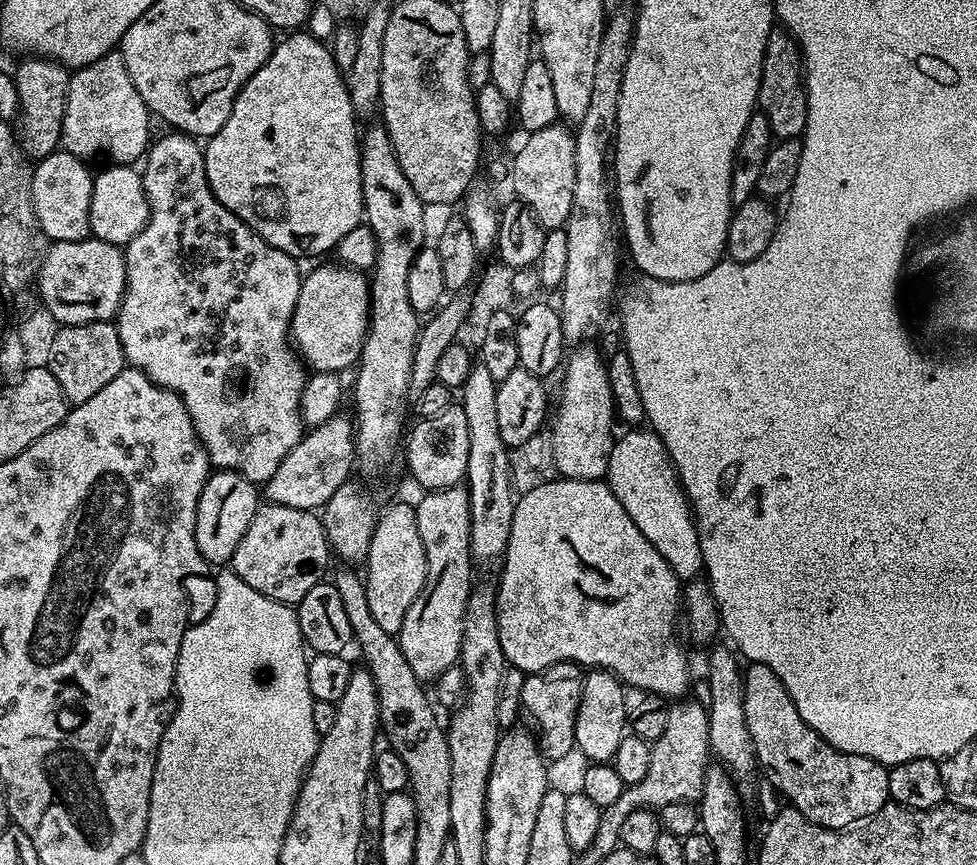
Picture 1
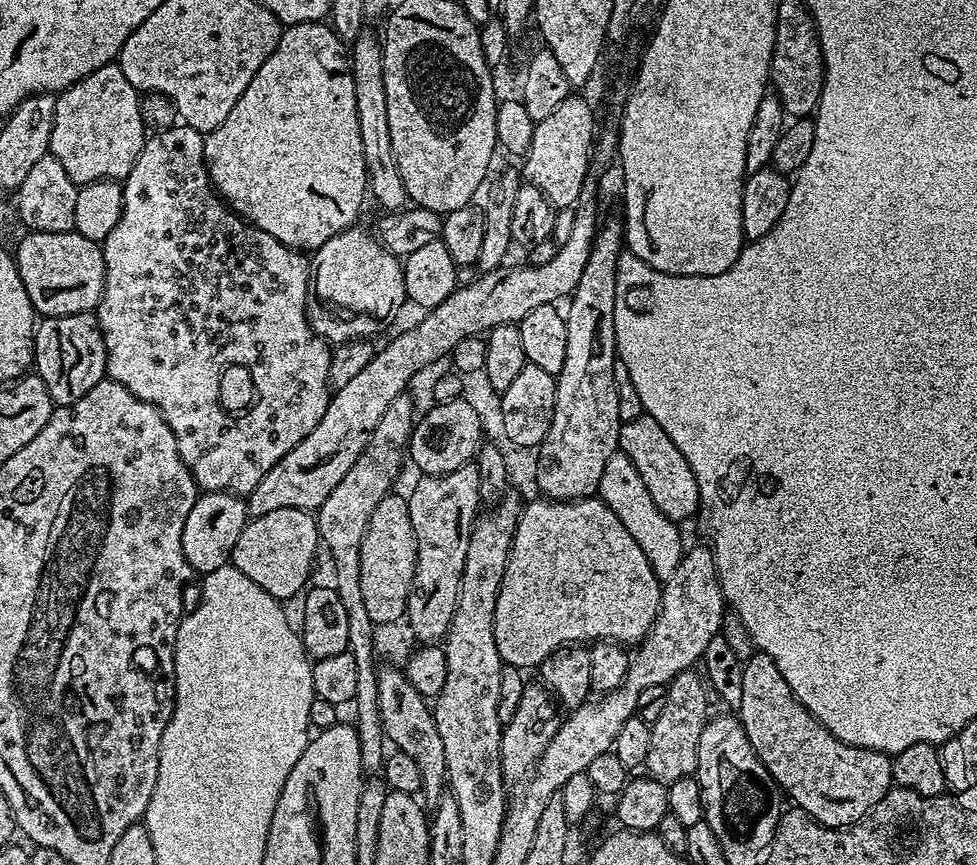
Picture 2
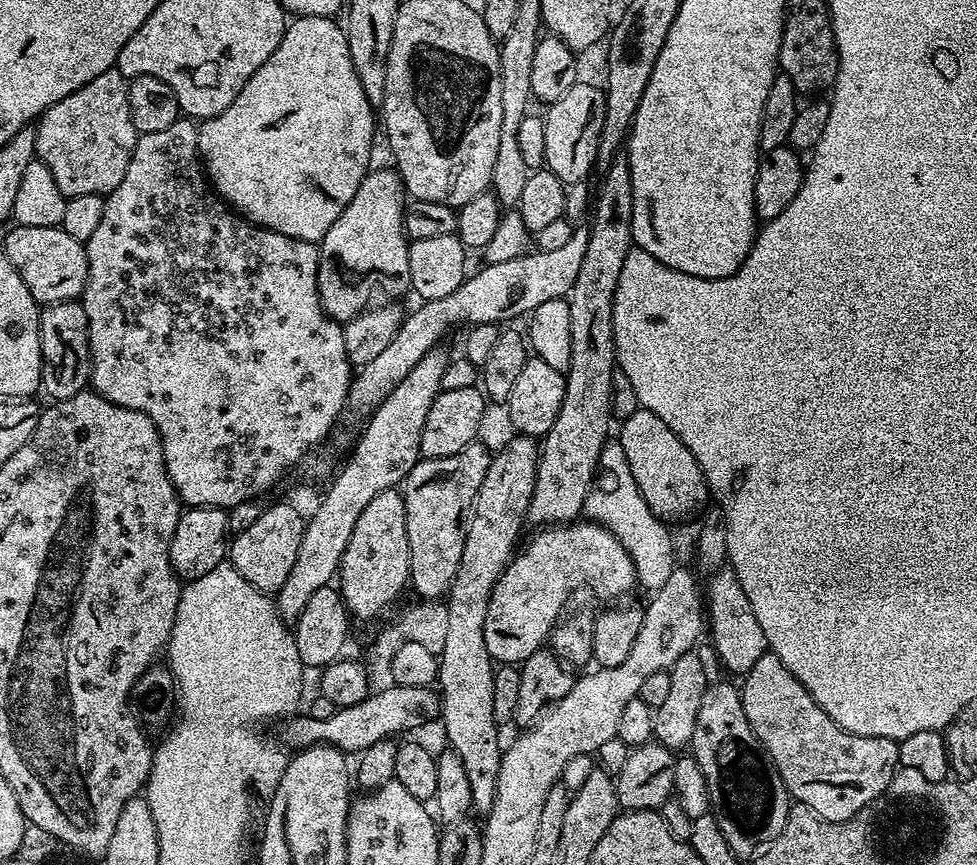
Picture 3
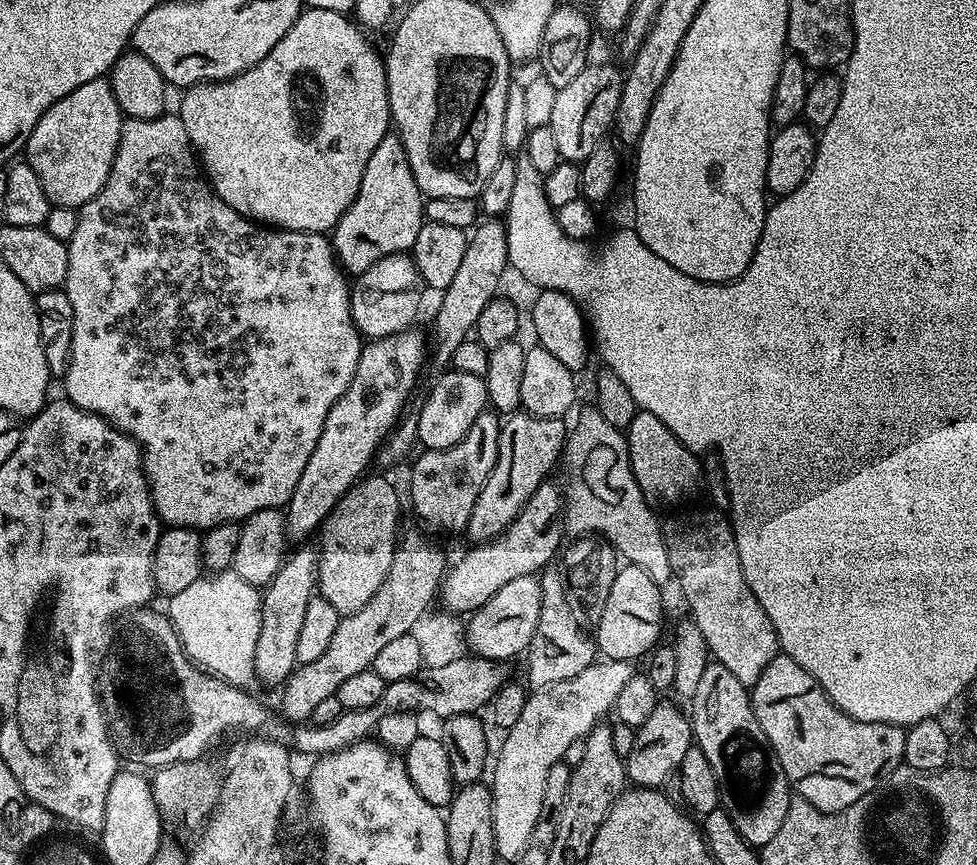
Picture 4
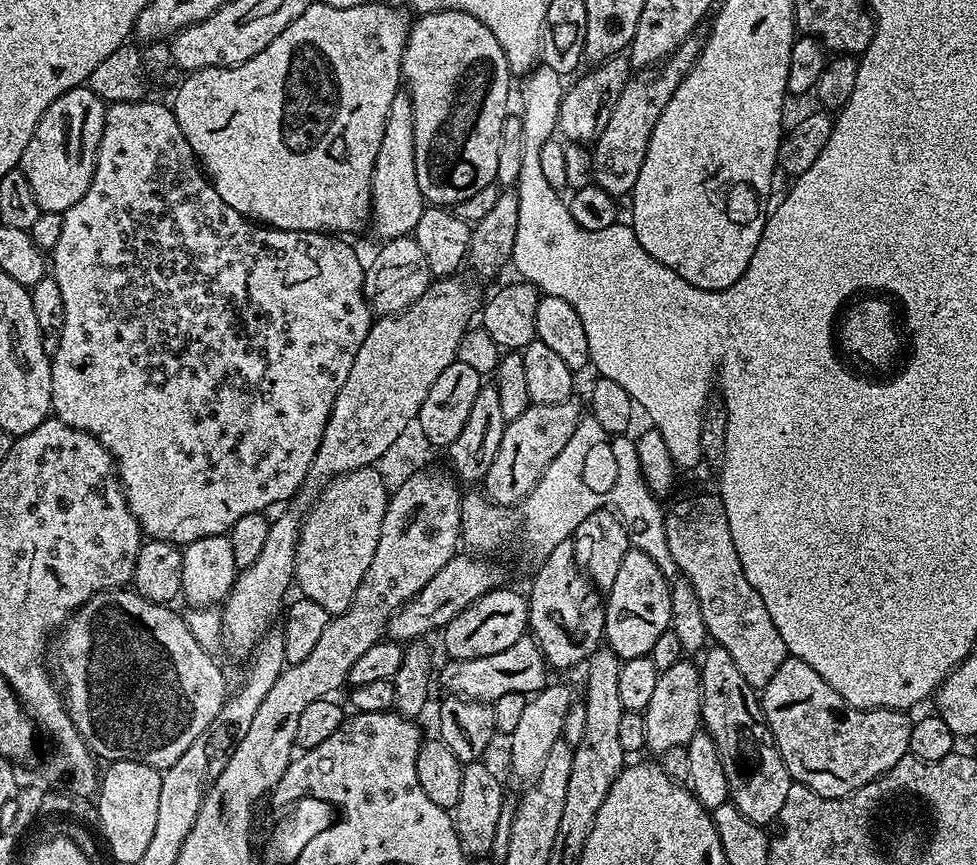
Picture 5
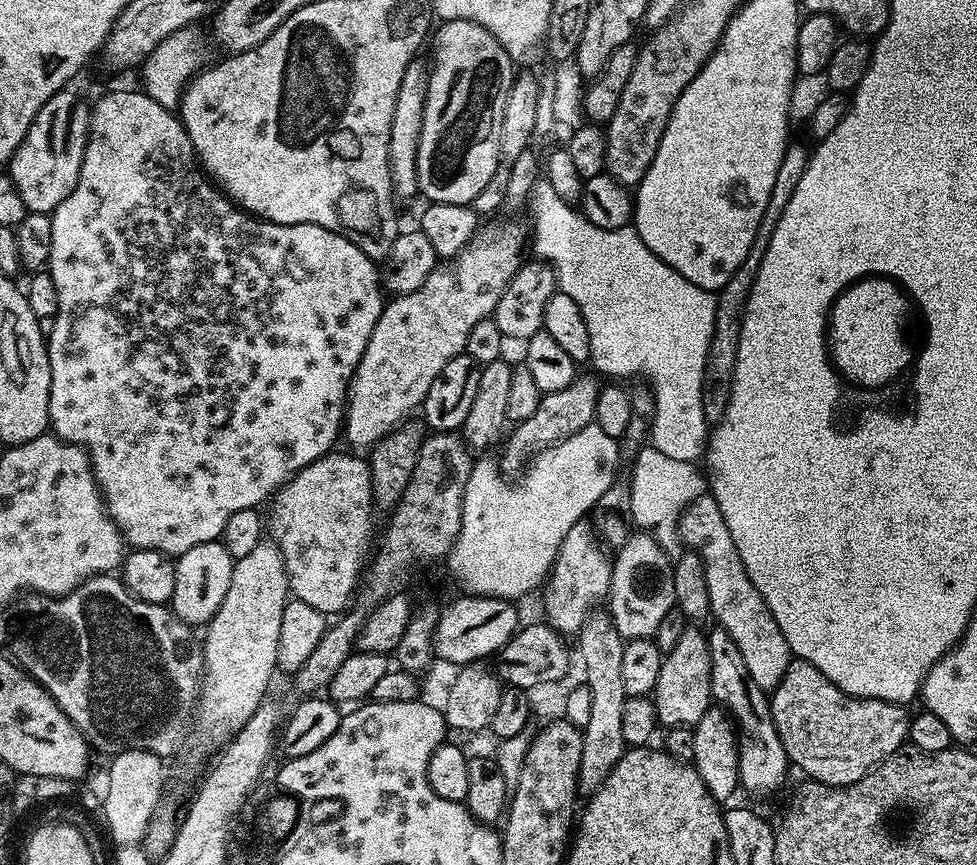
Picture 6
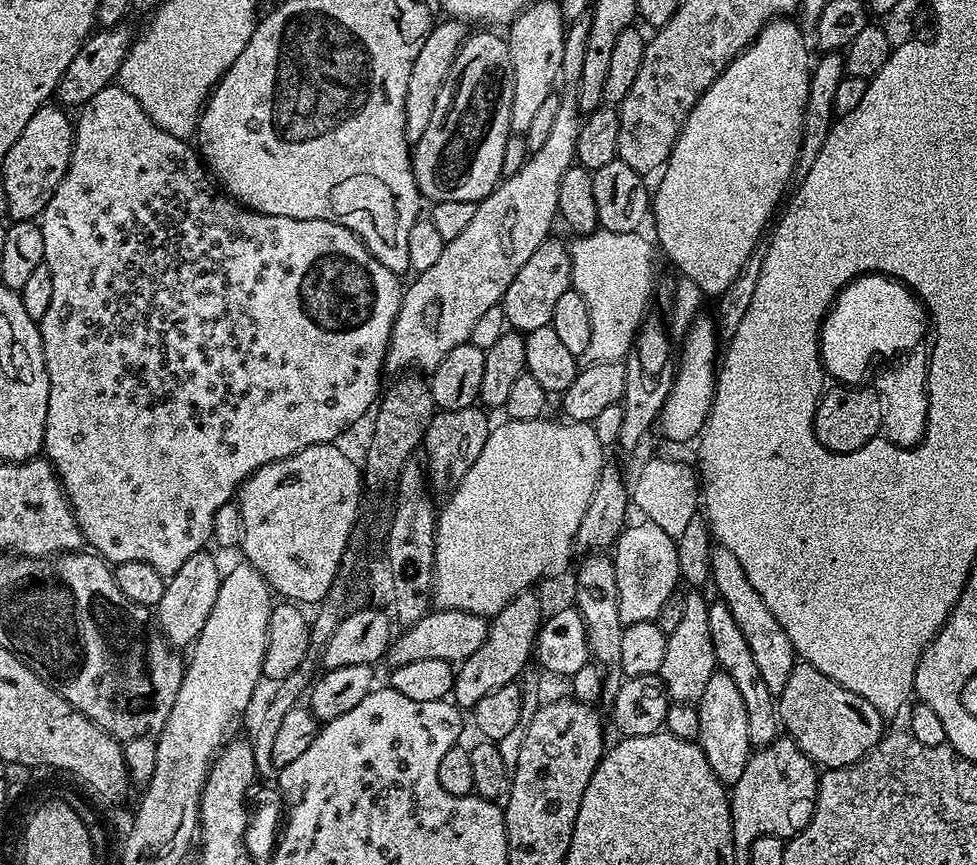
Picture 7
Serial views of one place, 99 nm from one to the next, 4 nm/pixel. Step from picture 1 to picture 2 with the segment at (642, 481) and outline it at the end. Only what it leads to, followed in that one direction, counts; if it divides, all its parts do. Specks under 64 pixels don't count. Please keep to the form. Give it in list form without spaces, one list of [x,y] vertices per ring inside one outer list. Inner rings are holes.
[[[616,451],[610,462],[606,462],[598,496],[606,506],[610,506],[610,510],[614,510],[614,514],[618,514],[618,522],[630,530],[634,542],[642,546],[642,554],[646,554],[654,574],[661,582],[668,580],[670,574],[674,574],[674,569],[685,563],[684,540],[680,537],[678,524],[658,510],[638,470],[624,452]]]

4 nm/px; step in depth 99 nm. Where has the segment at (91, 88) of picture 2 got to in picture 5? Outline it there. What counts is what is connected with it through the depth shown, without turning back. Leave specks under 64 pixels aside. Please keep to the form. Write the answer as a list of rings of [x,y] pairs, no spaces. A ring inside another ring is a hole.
[[[87,86],[71,88],[48,107],[22,154],[19,169],[26,174],[41,212],[70,210],[92,181],[98,146],[104,129],[105,101]]]

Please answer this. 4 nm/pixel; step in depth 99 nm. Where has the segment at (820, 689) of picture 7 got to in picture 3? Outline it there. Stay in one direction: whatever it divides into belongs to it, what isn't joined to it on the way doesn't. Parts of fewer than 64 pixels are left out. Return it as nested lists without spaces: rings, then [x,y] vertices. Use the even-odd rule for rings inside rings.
[[[770,650],[750,666],[748,672],[743,673],[744,684],[739,685],[742,706],[746,710],[746,718],[758,734],[762,746],[768,751],[768,757],[774,762],[782,782],[788,787],[788,795],[797,804],[805,804],[810,810],[814,810],[824,820],[830,822],[842,822],[852,820],[858,810],[862,810],[874,798],[881,796],[890,786],[894,774],[900,768],[900,745],[890,738],[874,738],[873,736],[859,736],[842,730],[814,702],[810,690],[782,666],[782,658],[778,658]]]

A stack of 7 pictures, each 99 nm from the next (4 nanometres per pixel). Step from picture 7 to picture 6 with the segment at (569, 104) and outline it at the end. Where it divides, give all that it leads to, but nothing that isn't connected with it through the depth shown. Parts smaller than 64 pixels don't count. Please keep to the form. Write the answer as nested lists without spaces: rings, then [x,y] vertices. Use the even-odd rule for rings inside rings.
[[[500,220],[497,224],[488,224],[488,222],[481,223],[480,227],[476,229],[476,233],[470,238],[470,242],[466,242],[466,246],[462,251],[454,259],[448,258],[443,262],[437,263],[434,271],[426,278],[426,282],[422,282],[422,286],[418,286],[418,290],[408,292],[405,296],[393,295],[385,303],[382,314],[374,326],[374,334],[370,334],[370,342],[366,342],[366,350],[356,367],[356,375],[350,381],[346,401],[346,419],[342,425],[346,436],[348,432],[348,440],[350,443],[365,444],[365,446],[378,443],[387,432],[392,431],[397,425],[409,419],[415,413],[412,412],[415,408],[417,411],[423,405],[426,394],[430,394],[430,385],[434,383],[434,378],[438,378],[438,374],[442,374],[442,366],[446,366],[446,362],[450,362],[450,358],[454,358],[464,352],[466,338],[470,338],[470,330],[474,330],[477,322],[489,319],[495,313],[496,307],[498,306],[498,298],[502,298],[502,294],[506,290],[510,278],[514,278],[514,274],[519,270],[520,265],[525,263],[526,255],[524,256],[524,247],[529,247],[529,244],[530,228],[527,223],[524,225],[520,220]]]

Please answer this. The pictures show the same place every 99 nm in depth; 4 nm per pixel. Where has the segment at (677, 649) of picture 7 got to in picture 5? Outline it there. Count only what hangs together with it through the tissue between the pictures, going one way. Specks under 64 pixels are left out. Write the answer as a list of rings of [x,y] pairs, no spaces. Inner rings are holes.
[[[681,658],[678,662],[674,662],[674,666],[670,666],[670,670],[660,673],[658,678],[658,686],[654,686],[654,694],[650,698],[646,711],[643,713],[646,722],[646,742],[645,749],[650,753],[659,754],[670,750],[673,746],[687,745],[690,738],[694,738],[694,734],[701,731],[702,721],[700,719],[700,666],[699,663],[693,662],[691,659]]]

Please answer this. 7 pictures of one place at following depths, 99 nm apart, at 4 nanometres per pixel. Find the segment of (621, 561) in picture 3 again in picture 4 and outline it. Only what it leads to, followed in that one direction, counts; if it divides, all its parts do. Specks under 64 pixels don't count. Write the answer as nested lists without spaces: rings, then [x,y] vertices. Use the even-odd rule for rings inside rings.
[[[536,576],[514,578],[514,582],[506,582],[506,586],[502,586],[494,598],[490,598],[467,617],[467,647],[480,659],[497,662],[505,662],[519,652],[520,655],[527,653],[530,638],[538,626],[538,610],[541,606],[540,582]]]

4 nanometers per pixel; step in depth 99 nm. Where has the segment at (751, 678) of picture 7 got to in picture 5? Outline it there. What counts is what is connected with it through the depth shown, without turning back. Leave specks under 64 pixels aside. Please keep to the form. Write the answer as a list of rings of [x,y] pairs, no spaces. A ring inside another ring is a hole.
[[[719,646],[709,647],[702,657],[704,660],[699,661],[699,666],[700,719],[703,731],[707,732],[716,744],[722,768],[726,774],[731,803],[747,820],[766,826],[768,822],[773,823],[779,817],[782,805],[786,802],[787,792],[794,783],[792,775],[786,770],[786,762],[782,762],[782,754],[772,741],[772,732],[764,723],[764,712],[760,709],[757,689],[750,687],[746,678],[742,678],[738,666],[734,666],[734,658],[730,658],[730,654],[726,654],[726,650]]]

